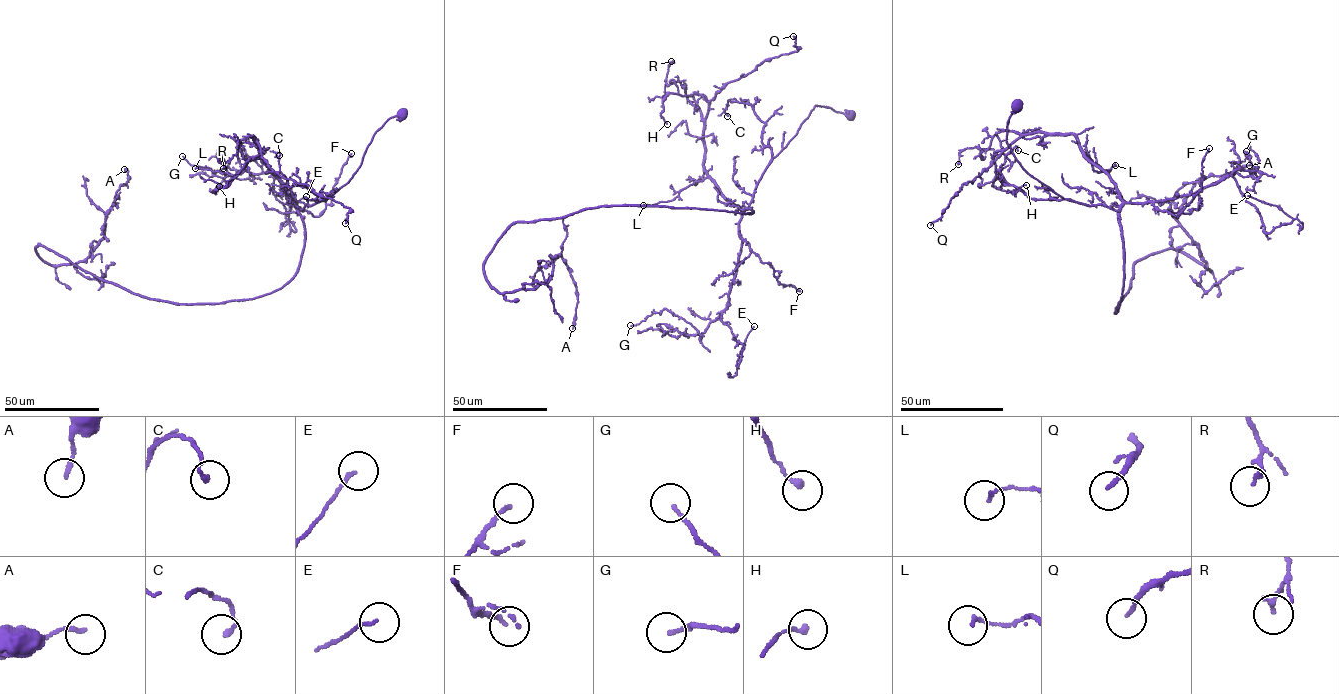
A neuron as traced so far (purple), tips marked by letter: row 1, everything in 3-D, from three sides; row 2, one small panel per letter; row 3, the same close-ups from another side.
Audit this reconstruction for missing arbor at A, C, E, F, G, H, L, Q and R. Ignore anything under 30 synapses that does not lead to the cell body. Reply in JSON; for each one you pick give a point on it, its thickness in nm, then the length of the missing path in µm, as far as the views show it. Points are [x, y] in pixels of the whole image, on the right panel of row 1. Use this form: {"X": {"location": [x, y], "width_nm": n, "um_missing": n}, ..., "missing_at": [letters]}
{"missing_at": []}

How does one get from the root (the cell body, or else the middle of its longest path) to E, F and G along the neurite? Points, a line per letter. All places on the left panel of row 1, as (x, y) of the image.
E: (402, 114), (375, 133), (358, 170), (325, 199), (299, 210), (274, 178), (294, 231), (290, 208), (306, 196)
F: (402, 114), (390, 117), (375, 133), (346, 184), (300, 210), (291, 204), (318, 216), (351, 153)
G: (402, 114), (375, 133), (346, 184), (300, 210), (271, 173), (253, 174), (251, 181), (219, 177), (182, 156)

